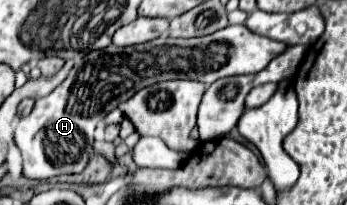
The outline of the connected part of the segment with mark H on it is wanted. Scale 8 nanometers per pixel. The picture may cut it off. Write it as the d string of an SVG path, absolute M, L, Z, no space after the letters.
M228 25L214 35L198 39L170 37L154 39L138 47L110 45L102 51L90 51L74 63L68 77L50 95L36 99L28 117L20 119L16 145L22 153L24 177L46 181L58 175L82 173L90 159L98 121L142 87L168 79L194 79L212 85L222 77L258 73L286 47L286 43L252 33L244 25Z

